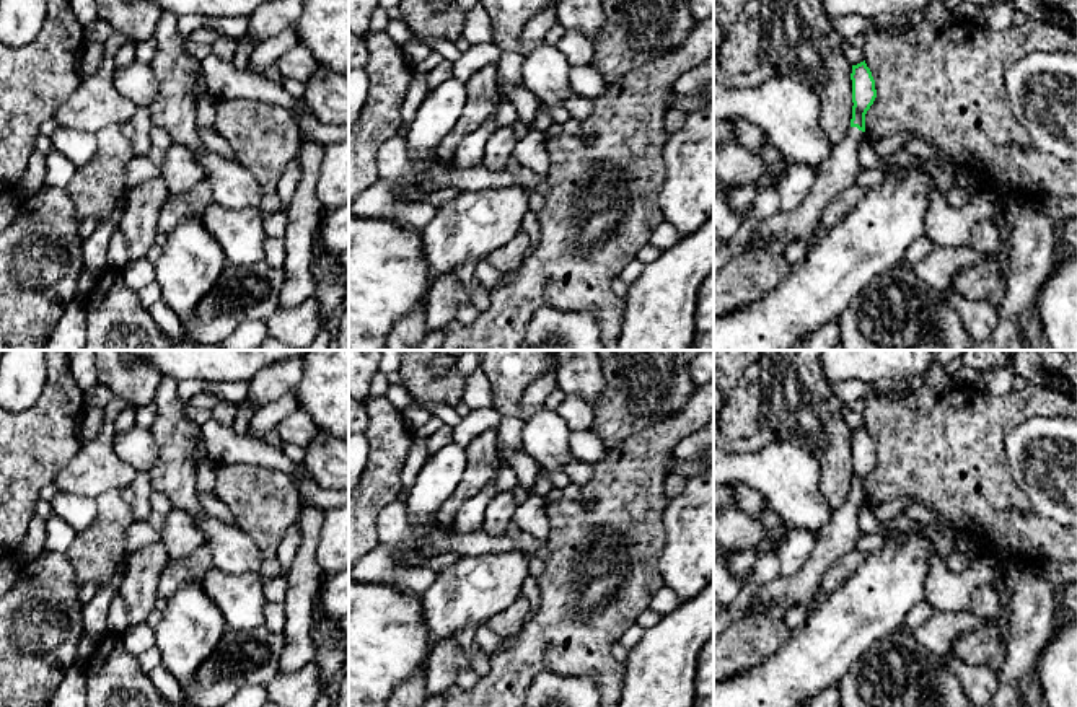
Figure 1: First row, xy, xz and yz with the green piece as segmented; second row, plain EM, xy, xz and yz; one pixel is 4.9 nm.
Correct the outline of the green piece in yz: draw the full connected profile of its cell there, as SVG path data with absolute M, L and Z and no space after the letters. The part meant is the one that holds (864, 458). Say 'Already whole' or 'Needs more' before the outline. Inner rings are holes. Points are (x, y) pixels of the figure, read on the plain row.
Needs more. M865 425L852 430L852 484L846 503L833 510L831 521L820 531L815 549L803 564L802 570L792 577L779 575L764 583L751 598L748 613L767 603L800 603L810 606L813 593L820 586L828 569L844 554L857 547L860 536L859 508L865 502L865 479L877 463L875 445Z

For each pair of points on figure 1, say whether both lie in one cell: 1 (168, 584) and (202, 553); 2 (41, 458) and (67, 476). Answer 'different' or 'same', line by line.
1: same
2: different

